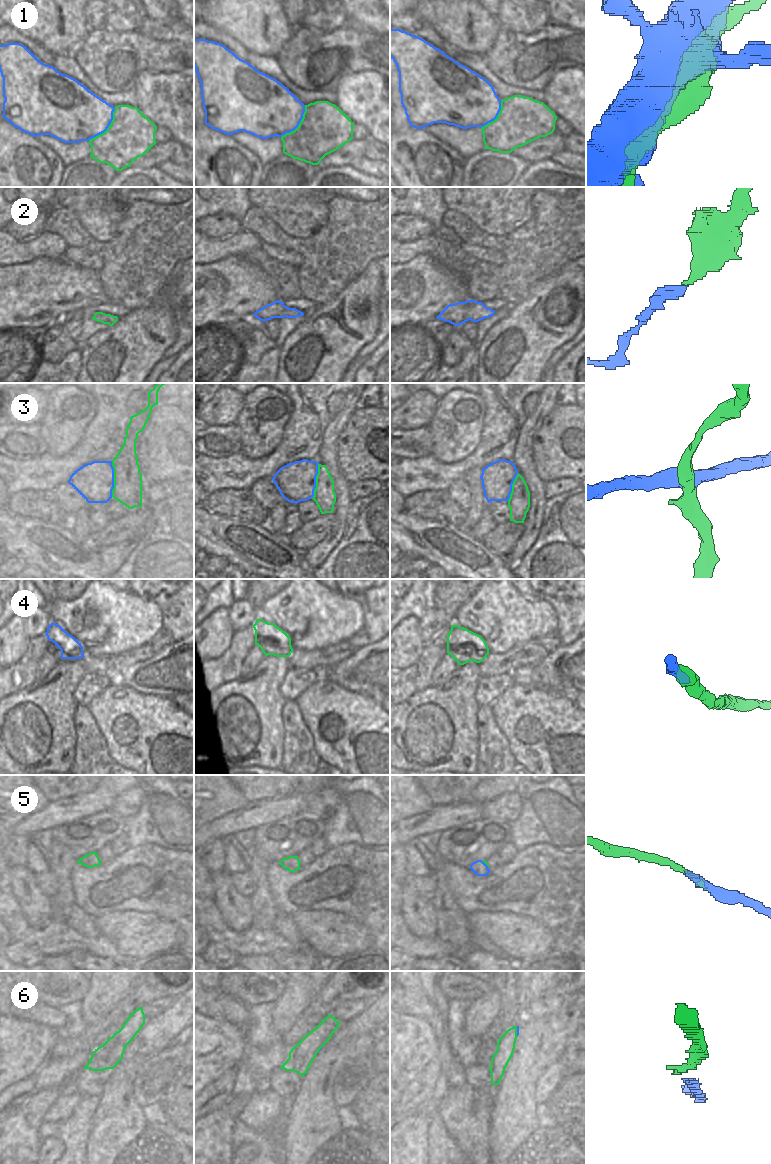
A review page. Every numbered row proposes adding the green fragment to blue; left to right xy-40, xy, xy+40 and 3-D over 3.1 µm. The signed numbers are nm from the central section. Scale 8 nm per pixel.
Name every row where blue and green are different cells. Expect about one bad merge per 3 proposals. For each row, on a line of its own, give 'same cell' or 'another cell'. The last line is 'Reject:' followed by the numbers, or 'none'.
1: another cell
2: same cell
3: another cell
4: same cell
5: same cell
6: same cell
Reject: 1, 3

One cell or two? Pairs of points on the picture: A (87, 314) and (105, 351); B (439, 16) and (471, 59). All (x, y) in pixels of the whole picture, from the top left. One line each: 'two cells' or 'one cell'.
A: two cells
B: two cells

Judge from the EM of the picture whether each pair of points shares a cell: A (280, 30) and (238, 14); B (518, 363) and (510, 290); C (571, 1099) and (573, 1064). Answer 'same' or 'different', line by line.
A: same
B: different
C: different

